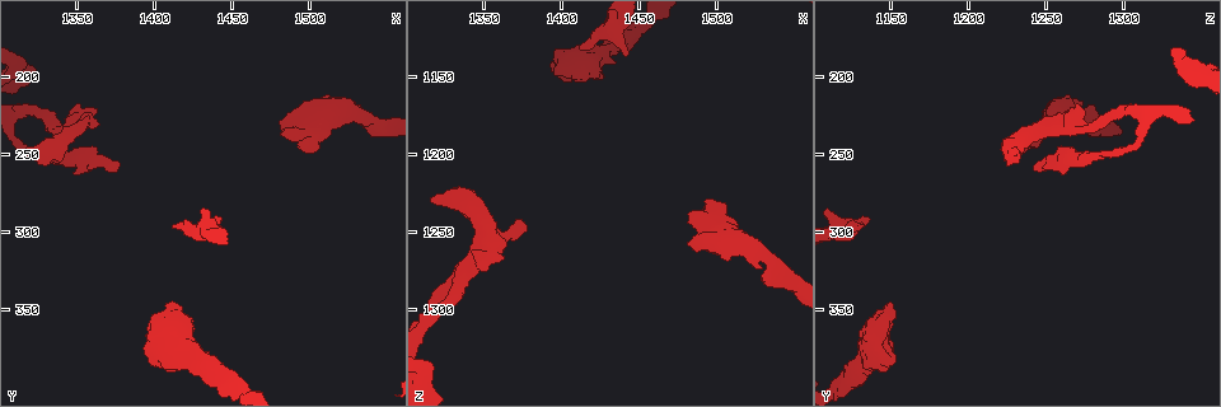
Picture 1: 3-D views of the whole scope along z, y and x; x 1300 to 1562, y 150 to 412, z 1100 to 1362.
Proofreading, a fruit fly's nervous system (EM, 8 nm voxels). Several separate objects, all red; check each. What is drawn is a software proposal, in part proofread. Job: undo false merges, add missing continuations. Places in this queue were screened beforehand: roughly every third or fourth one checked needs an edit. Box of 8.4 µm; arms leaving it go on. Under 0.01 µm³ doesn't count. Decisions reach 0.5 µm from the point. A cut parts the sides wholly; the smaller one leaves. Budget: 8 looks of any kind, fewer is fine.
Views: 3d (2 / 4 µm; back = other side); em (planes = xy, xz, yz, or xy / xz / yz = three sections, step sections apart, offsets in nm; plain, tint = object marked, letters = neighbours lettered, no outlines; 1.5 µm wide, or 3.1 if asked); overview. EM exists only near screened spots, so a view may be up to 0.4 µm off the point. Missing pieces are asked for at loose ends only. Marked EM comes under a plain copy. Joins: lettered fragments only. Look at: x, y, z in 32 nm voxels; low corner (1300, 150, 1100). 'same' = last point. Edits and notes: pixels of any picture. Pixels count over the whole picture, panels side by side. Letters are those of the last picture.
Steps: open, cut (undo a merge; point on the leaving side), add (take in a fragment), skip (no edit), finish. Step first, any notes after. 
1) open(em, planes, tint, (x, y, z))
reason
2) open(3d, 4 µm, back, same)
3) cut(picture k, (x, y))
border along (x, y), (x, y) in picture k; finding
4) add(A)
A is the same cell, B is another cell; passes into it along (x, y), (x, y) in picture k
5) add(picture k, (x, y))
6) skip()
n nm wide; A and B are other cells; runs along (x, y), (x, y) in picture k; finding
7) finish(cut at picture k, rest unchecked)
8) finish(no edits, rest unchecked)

open(em, planes, letters, (1442, 292, 1134))

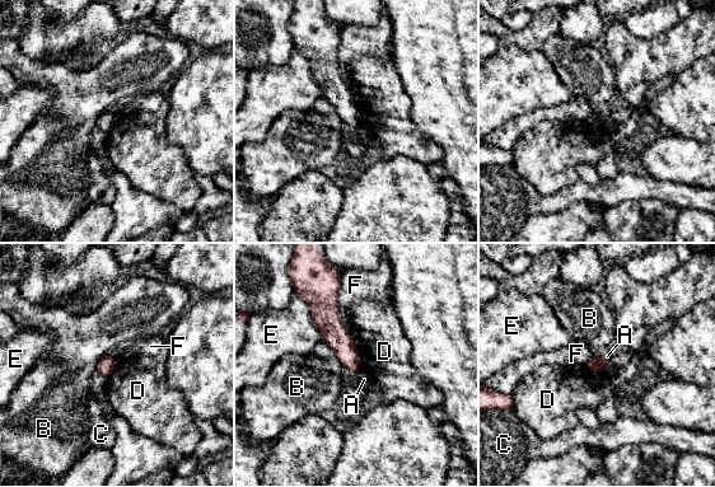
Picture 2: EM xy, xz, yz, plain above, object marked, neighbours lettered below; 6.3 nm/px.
skip()
A, B, C, D, E and F are other cells; border along (354, 342), (361, 368) in picture 2; none of them fits

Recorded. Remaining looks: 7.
open(em, planes, letters, (1408, 346, 1150))
free end

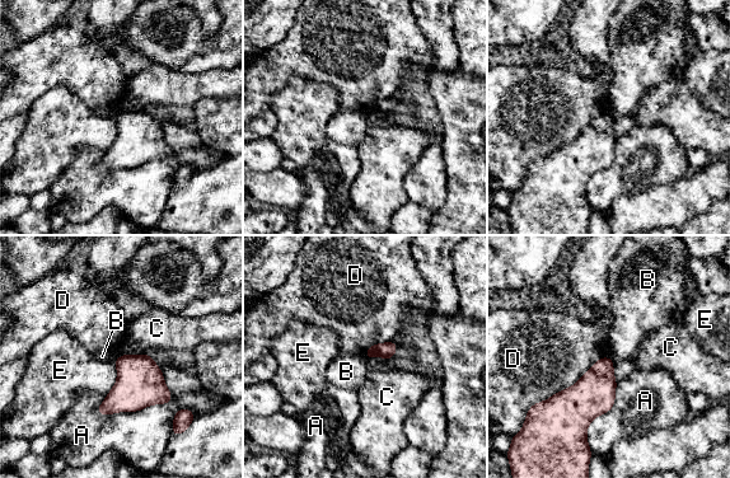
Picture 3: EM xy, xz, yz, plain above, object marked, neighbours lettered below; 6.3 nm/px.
skip()
A, B, C, D and E are other cells; border along (608, 355), (574, 384), (532, 404) in picture 3; no lettered fragment goes on from it

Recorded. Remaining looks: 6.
open(em, planes, tint, (1376, 258, 1246))
an open end

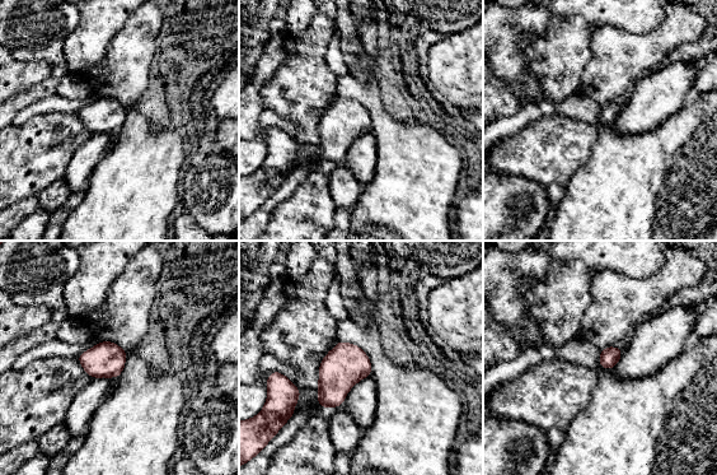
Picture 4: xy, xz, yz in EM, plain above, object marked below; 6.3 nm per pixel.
open(em, planes, letters, same)
what lies round it

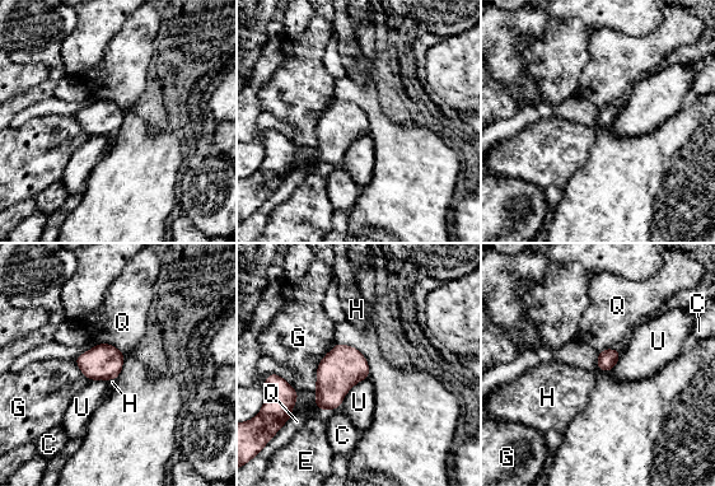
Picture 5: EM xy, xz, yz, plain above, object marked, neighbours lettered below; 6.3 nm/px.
skip()
120 nm wide; C, E, G, H, Q and U are other cells; border along (368, 377), (359, 381), (341, 403) in picture 5; no lettered fragment goes on from it

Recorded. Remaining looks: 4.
finish(no edits, rest unchecked)

